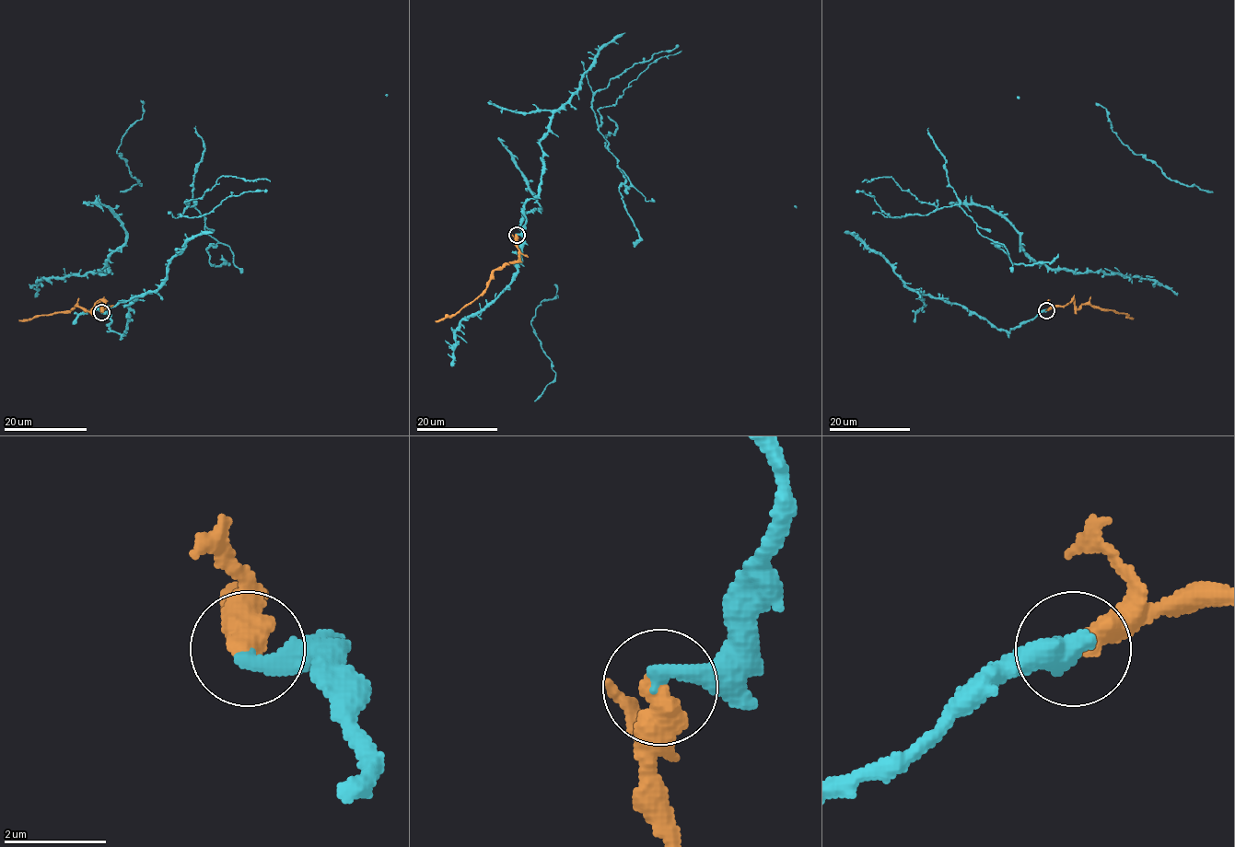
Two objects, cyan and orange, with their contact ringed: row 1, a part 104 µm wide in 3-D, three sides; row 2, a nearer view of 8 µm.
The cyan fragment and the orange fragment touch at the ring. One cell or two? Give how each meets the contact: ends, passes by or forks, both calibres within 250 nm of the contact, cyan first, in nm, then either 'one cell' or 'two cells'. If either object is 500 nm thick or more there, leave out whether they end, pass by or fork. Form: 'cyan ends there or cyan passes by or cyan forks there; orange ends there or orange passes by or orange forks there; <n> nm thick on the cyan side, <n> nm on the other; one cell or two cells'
360 nm thick on the cyan side, 500 nm on the other; one cell

